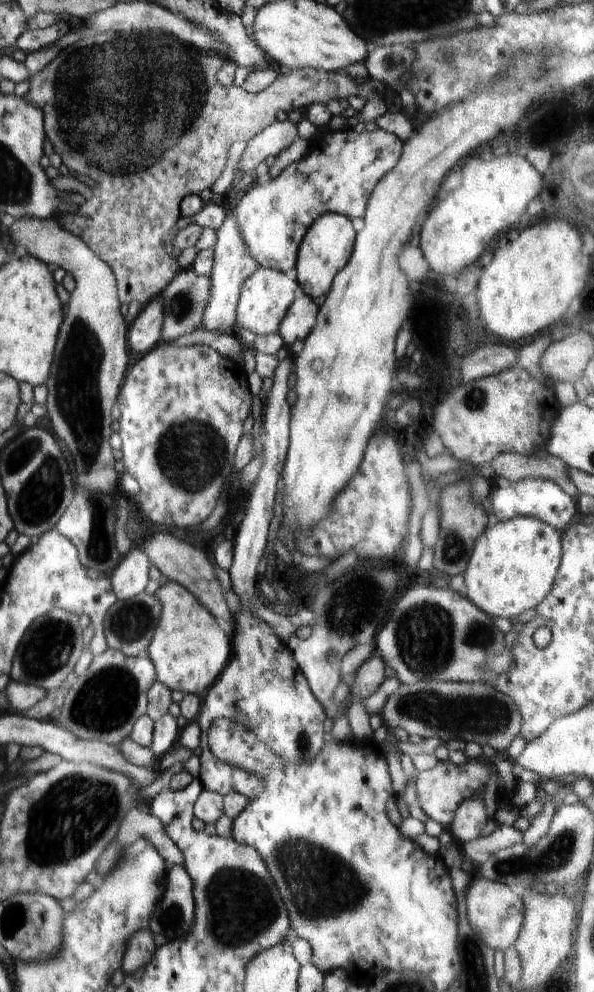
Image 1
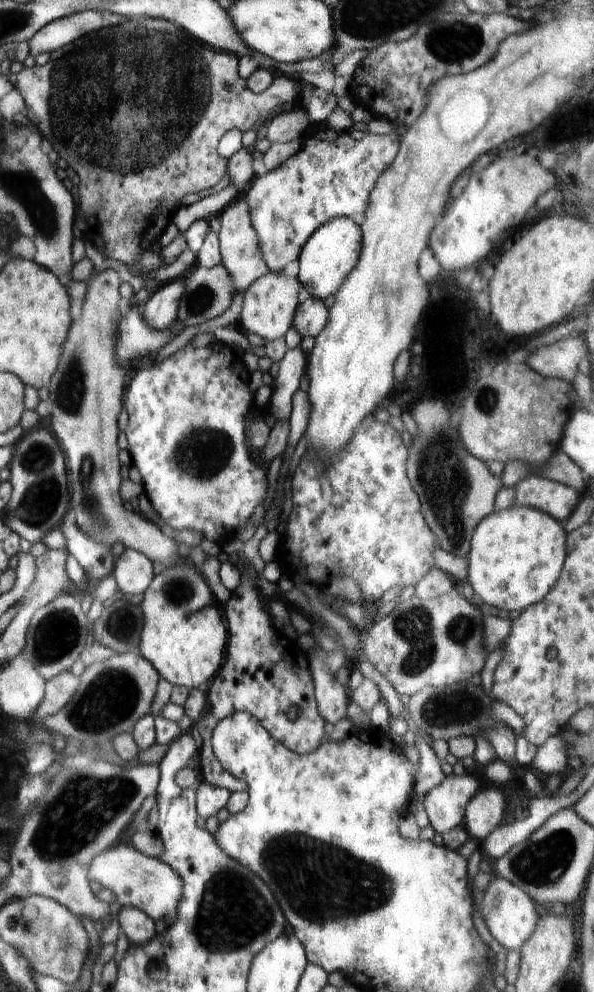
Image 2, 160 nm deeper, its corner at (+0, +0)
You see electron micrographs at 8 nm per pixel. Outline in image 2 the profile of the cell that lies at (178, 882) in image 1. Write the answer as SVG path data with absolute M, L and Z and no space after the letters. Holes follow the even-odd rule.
M115 846L110 848L108 852L102 852L100 856L93 859L92 864L89 866L88 872L89 880L96 880L103 888L112 890L113 894L121 906L133 906L139 908L143 913L146 913L154 922L162 919L170 927L177 916L177 906L181 900L182 883L181 877L178 872L174 870L165 861L157 858L150 858L132 846Z

